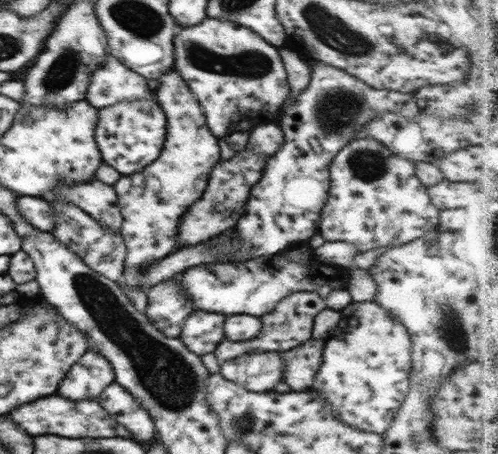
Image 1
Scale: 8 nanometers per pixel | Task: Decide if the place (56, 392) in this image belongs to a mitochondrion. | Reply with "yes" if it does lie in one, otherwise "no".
no

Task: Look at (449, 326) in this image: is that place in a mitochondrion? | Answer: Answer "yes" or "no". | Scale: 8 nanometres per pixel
yes

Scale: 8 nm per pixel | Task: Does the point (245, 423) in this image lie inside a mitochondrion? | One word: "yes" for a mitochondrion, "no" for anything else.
yes

